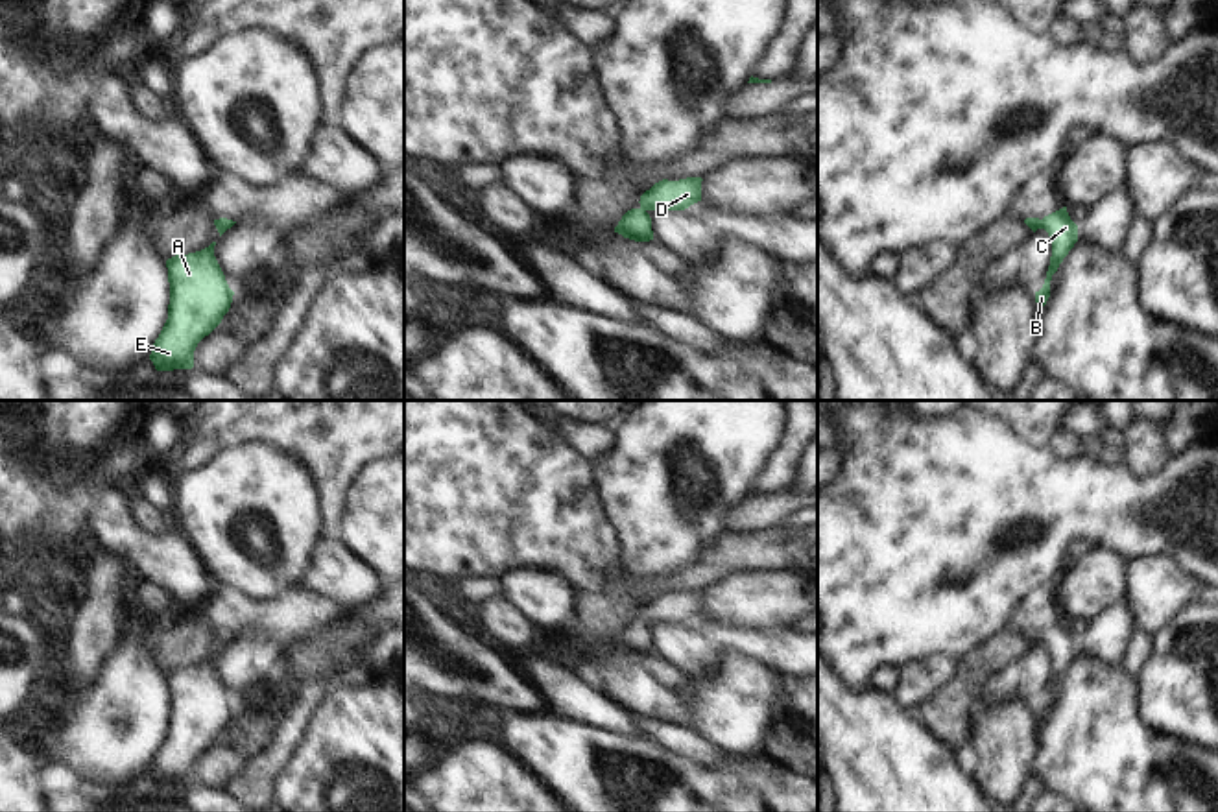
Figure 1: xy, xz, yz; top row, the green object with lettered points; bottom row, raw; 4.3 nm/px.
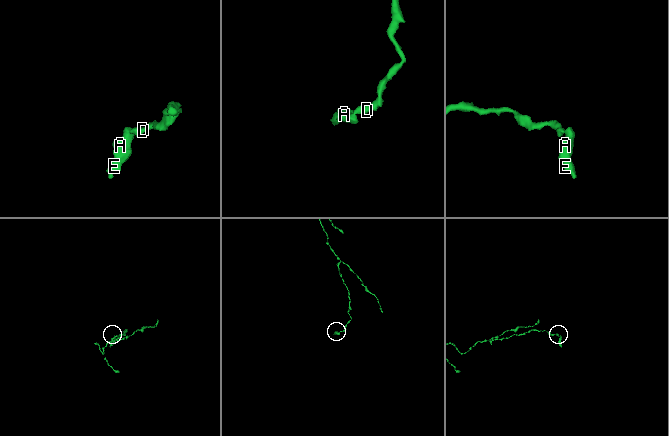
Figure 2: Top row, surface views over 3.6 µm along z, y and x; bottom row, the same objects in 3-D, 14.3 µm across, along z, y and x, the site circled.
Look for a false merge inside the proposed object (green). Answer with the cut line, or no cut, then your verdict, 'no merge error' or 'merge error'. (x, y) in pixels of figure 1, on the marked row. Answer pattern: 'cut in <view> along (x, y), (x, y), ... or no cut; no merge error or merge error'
no cut; no merge error

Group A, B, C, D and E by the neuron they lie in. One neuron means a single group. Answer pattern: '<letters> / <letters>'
A B C D E

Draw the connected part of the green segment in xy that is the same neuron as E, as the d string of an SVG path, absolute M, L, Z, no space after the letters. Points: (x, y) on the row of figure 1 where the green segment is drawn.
M216 242L201 251L175 255L166 260L170 282L168 319L149 354L157 371L192 369L197 343L221 323L231 308L234 292L214 257L214 245Z

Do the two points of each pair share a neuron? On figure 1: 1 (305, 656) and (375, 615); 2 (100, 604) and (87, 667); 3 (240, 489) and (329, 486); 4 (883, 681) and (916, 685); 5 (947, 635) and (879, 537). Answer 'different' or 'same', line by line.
1: same
2: same
3: different
4: different
5: same

